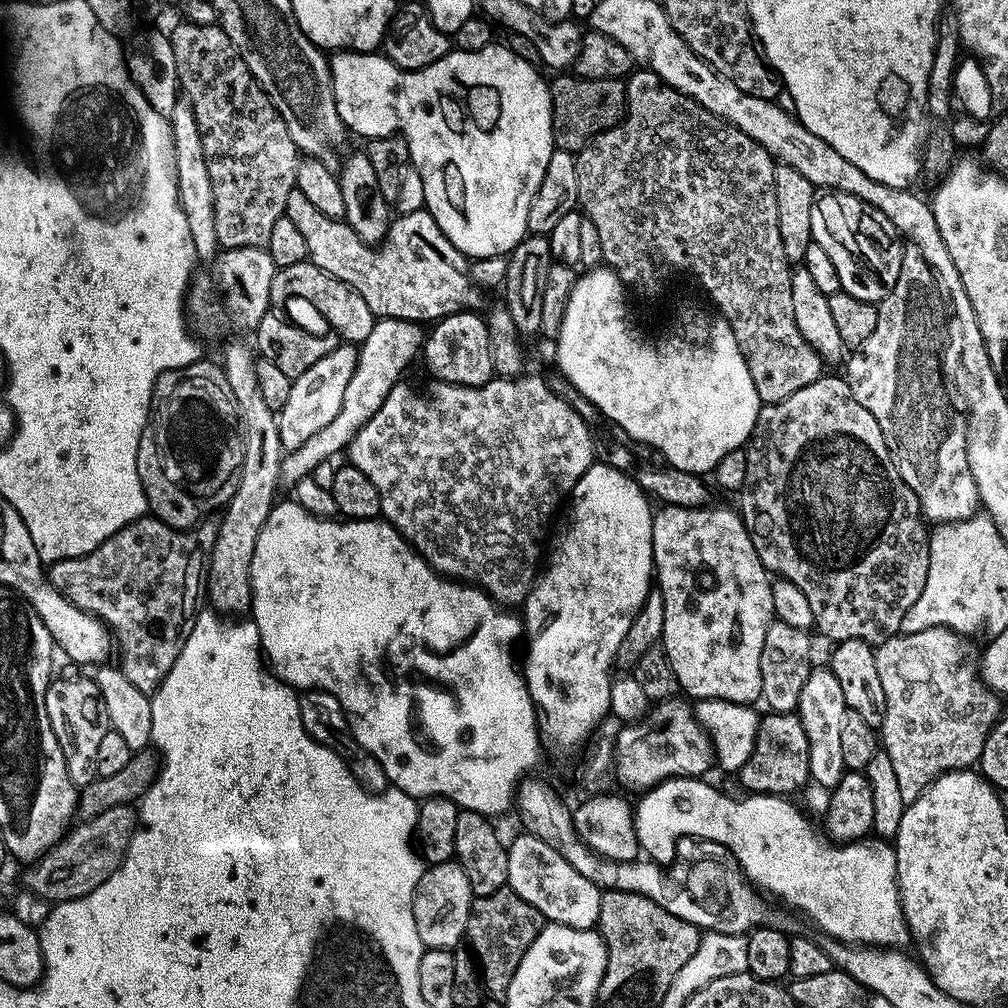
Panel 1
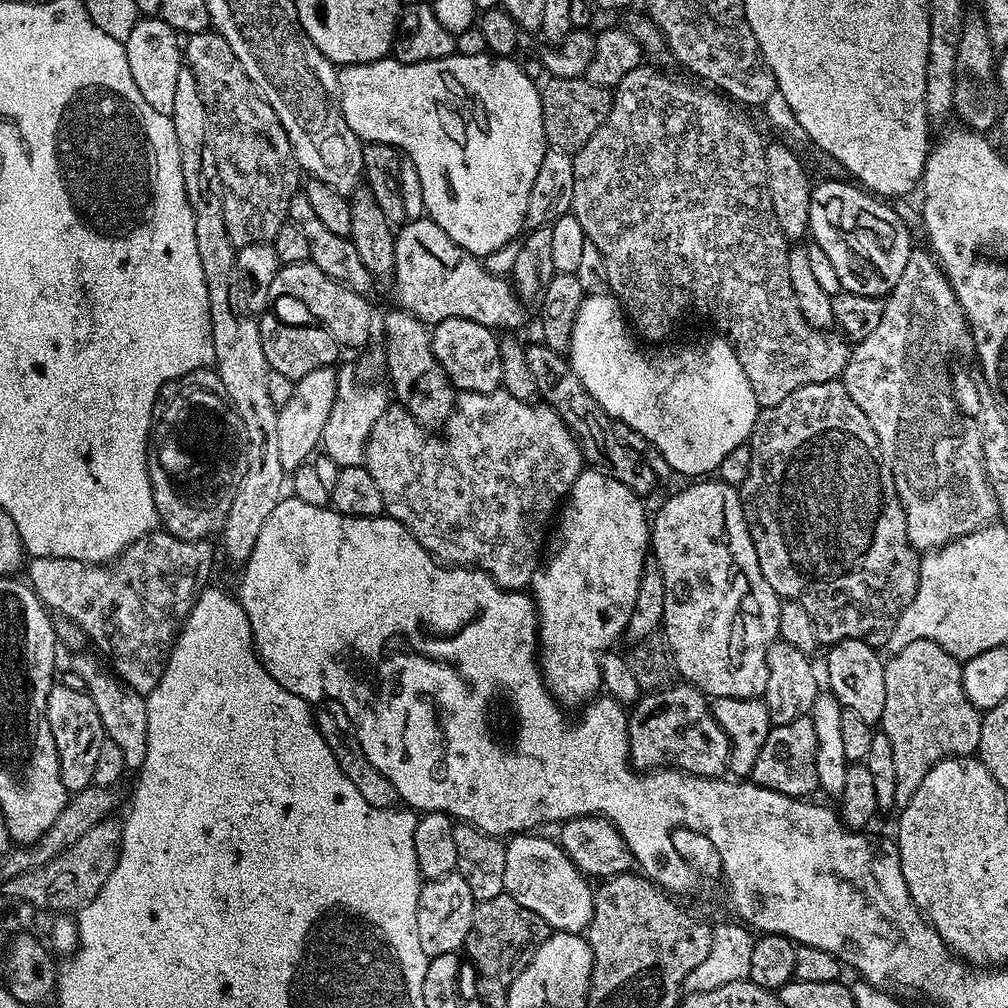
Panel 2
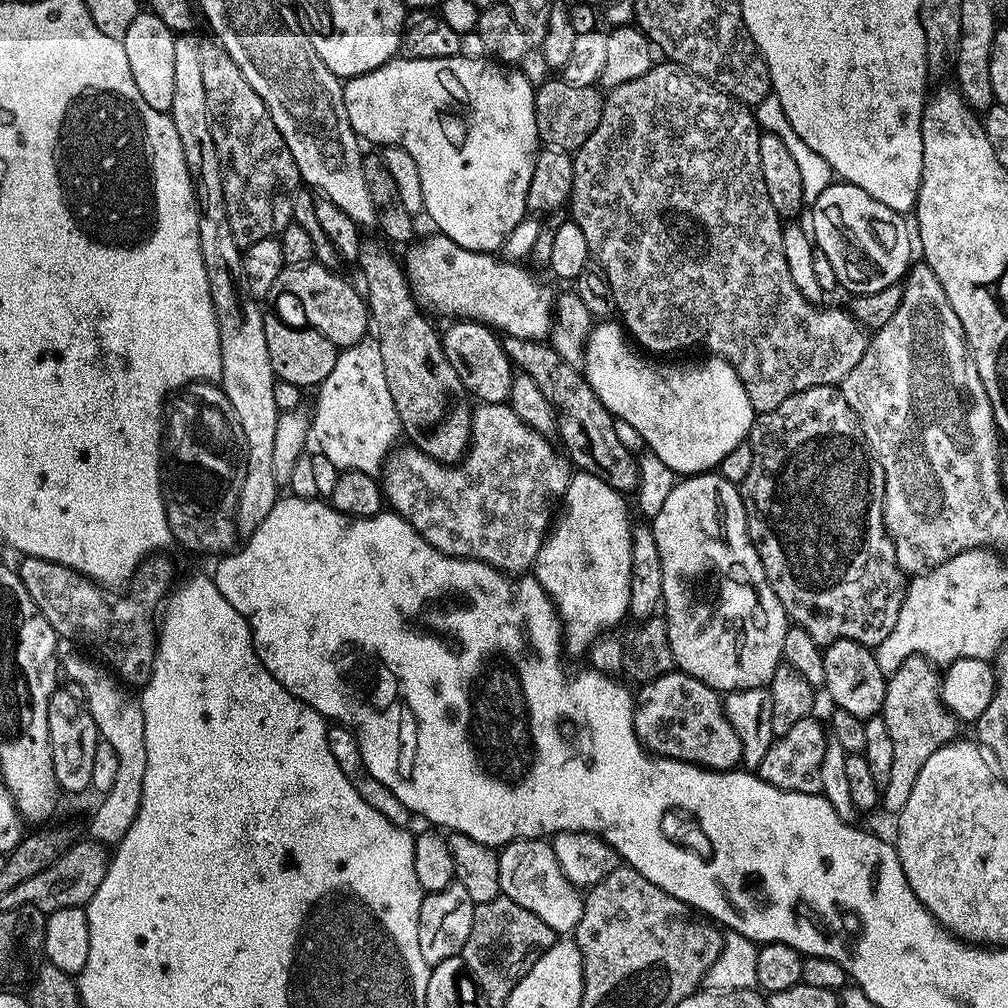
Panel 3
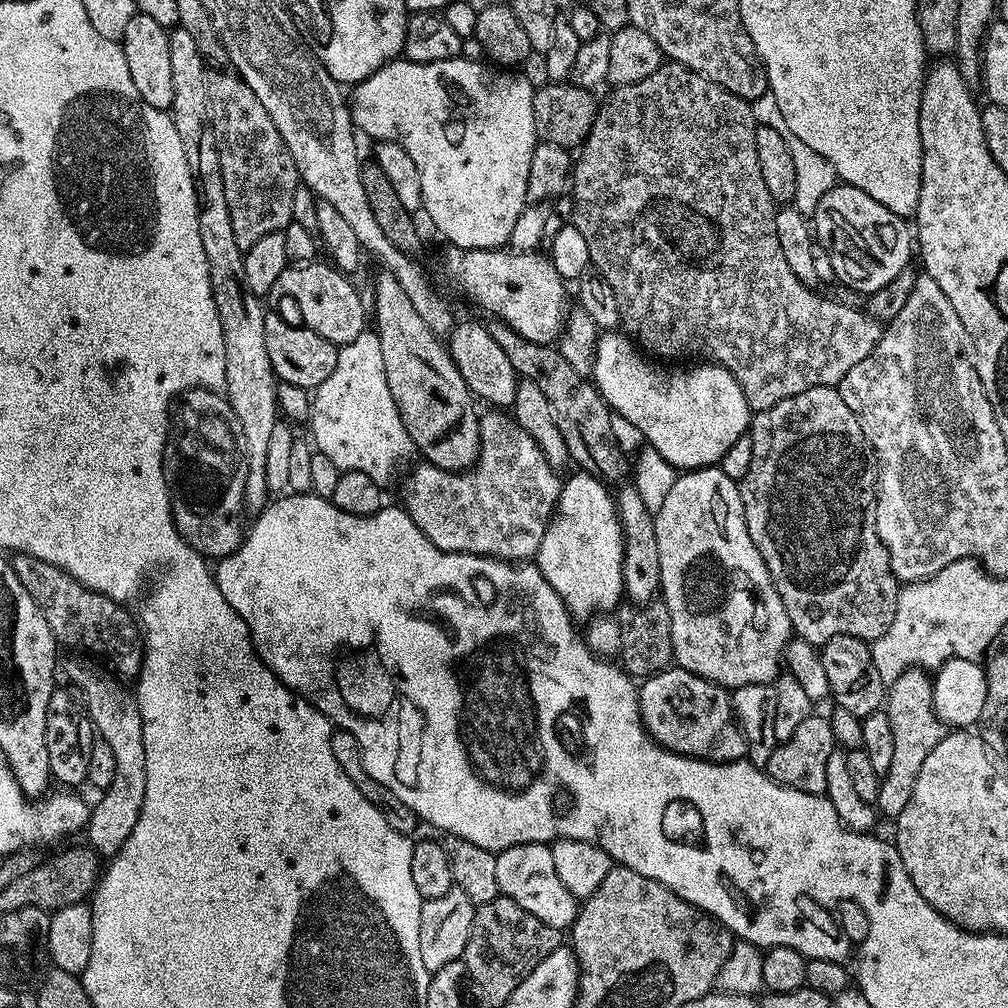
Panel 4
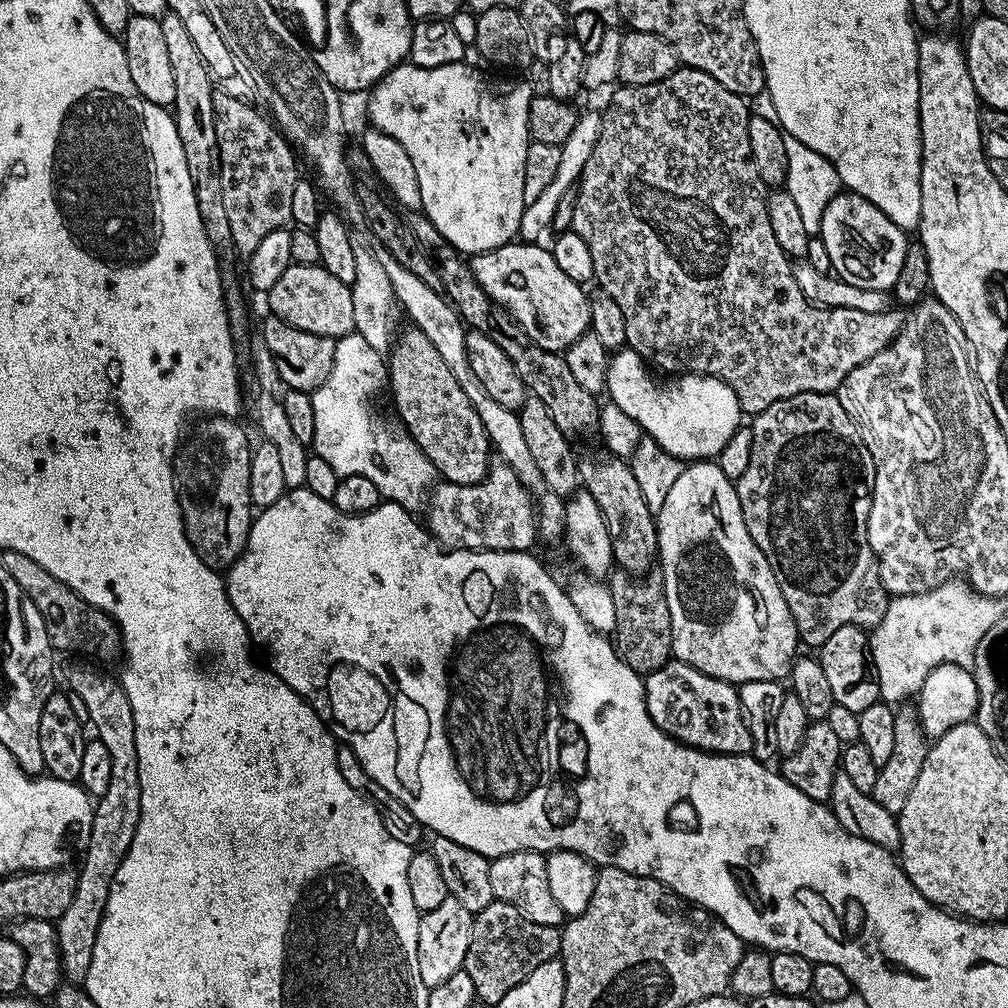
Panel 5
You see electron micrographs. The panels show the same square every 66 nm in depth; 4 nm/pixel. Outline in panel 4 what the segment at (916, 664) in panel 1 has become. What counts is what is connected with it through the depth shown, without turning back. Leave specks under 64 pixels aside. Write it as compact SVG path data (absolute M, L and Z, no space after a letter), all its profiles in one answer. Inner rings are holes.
M919 666L907 668L886 692L886 711L890 718L890 730L894 734L894 755L890 761L890 770L880 781L875 807L881 817L895 818L906 810L910 794L914 794L914 782L920 773L922 762L942 742L946 735L946 725L936 717L934 698L932 697L933 677Z

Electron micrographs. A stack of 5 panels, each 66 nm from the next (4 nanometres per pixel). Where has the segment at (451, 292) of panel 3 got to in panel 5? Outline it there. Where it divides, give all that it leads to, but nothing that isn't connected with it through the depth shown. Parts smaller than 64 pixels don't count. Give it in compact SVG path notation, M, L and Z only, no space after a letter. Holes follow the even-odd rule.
M513 242L503 244L489 252L477 252L471 257L470 267L472 276L498 302L506 309L513 318L526 330L532 343L542 346L542 350L559 352L568 351L568 347L578 338L582 338L584 332L589 331L591 322L591 306L589 304L589 293L581 285L575 284L570 278L566 278L558 262L554 262L554 254L547 247L543 248L540 242Z

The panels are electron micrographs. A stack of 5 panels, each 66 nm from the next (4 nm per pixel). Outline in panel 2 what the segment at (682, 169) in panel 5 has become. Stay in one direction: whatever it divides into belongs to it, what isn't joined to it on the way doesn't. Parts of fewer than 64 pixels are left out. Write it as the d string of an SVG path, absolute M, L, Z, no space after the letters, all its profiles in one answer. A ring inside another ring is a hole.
M641 66L630 70L630 74L626 74L626 78L622 78L622 82L618 82L612 92L612 109L606 118L606 122L602 122L602 126L598 126L598 130L594 130L594 134L590 134L590 142L586 142L586 146L582 146L572 157L574 162L574 202L572 203L571 215L578 218L578 226L582 226L584 238L594 242L598 246L598 251L602 254L602 259L606 264L607 291L615 296L621 308L624 309L624 315L630 321L631 327L645 341L648 342L664 342L668 335L676 328L680 316L684 316L687 312L697 312L700 316L709 316L714 323L717 324L719 331L723 333L732 349L736 351L738 362L742 362L742 370L746 370L746 378L750 378L750 390L754 390L754 398L757 405L761 409L773 408L778 406L778 402L782 402L782 398L790 398L790 394L794 394L794 390L798 390L802 386L810 386L818 382L830 382L831 380L843 377L844 367L848 365L850 355L850 344L847 339L839 331L825 330L823 328L815 328L810 326L810 322L806 322L806 318L802 318L802 310L798 310L798 298L794 298L794 286L790 286L790 266L788 265L788 249L789 241L785 240L782 230L778 226L778 218L774 218L774 206L770 202L770 194L768 193L768 183L766 182L766 140L760 137L760 132L747 120L744 116L739 116L733 105L729 103L723 95L717 94L715 91L707 90L703 92L700 88L695 88L692 84L687 84L684 80L675 80L672 76L667 76L664 72L659 72L656 68L647 68Z

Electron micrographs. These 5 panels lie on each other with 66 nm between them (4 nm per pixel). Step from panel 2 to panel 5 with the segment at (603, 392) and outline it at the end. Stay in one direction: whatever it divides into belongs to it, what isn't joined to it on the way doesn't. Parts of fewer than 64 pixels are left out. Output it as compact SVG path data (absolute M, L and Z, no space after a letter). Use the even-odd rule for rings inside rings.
M624 346L611 353L608 362L608 373L606 374L606 396L611 403L616 404L620 410L630 414L634 422L638 422L641 433L645 437L653 439L664 451L676 457L681 462L708 462L719 457L722 446L730 442L730 438L742 424L742 413L740 403L722 382L713 376L698 376L695 374L684 374L679 377L677 384L659 384L650 371L649 365L639 356L633 348Z

